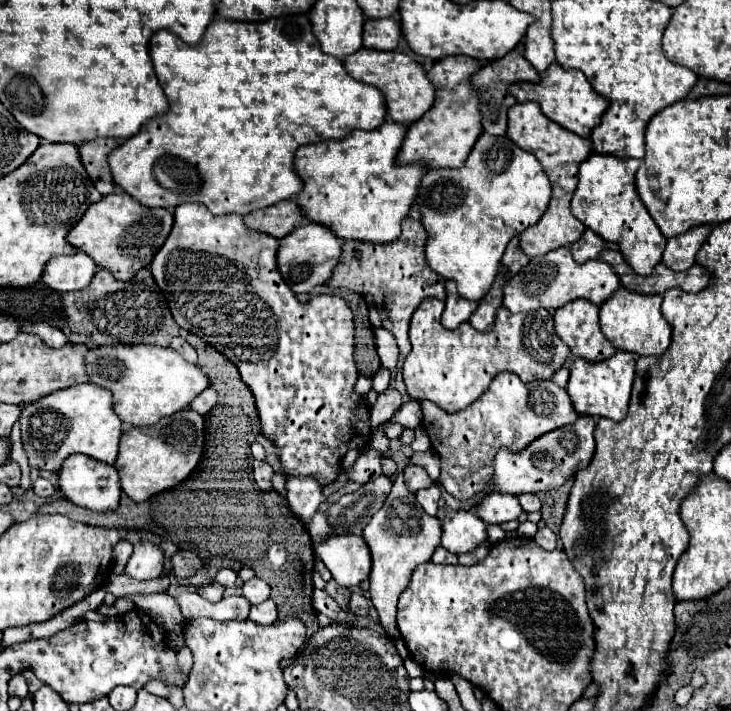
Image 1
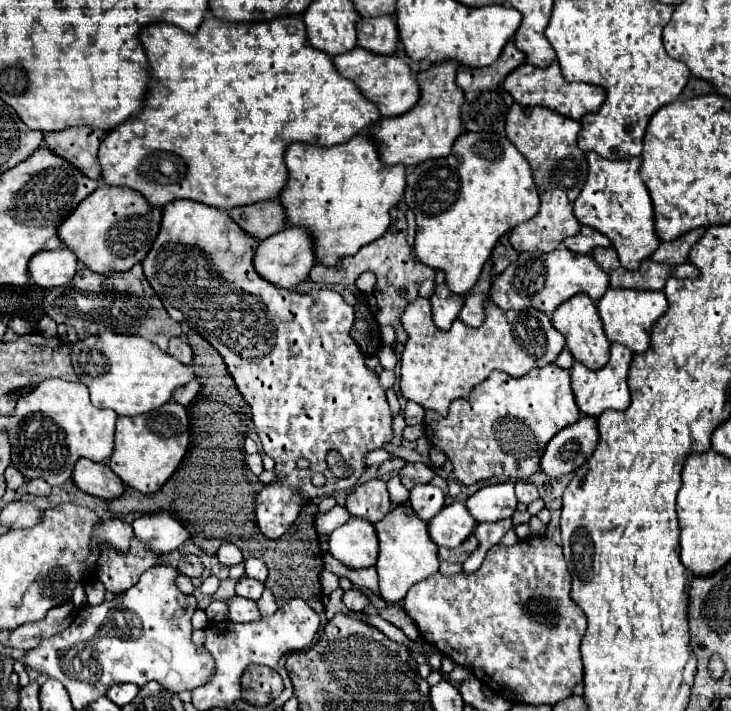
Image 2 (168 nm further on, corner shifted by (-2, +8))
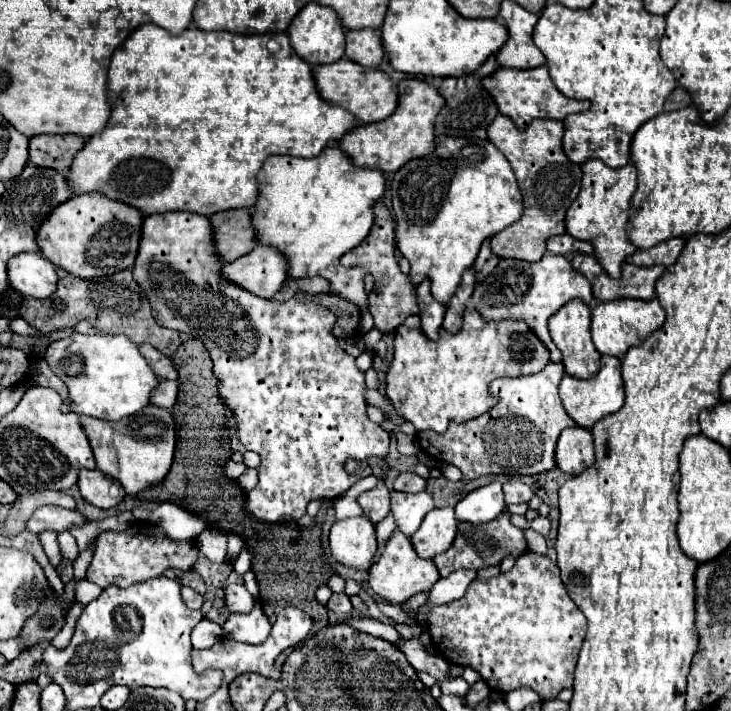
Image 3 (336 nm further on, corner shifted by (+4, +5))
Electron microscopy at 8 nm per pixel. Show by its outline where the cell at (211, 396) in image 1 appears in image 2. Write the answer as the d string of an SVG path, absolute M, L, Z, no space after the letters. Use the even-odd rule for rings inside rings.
M193 378L191 382L187 382L185 386L181 386L181 388L177 388L175 392L173 392L173 402L177 402L177 404L183 404L183 406L189 406L193 400L195 400L195 396L199 394L199 388L201 388L201 384L199 384L199 380L197 378Z

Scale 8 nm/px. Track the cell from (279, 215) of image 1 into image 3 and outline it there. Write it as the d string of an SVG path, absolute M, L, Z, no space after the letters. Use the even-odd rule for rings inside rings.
M249 209L221 211L211 215L209 219L215 229L217 253L221 255L221 259L225 259L225 263L247 255L255 245L259 245Z

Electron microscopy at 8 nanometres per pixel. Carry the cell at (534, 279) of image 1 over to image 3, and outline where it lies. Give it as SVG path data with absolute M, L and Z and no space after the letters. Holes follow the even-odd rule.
M545 253L539 261L517 261L517 259L501 259L495 271L475 287L475 293L471 297L471 305L485 317L493 321L501 319L519 319L525 321L537 337L547 345L551 353L551 361L561 361L559 349L551 343L551 335L547 329L549 317L561 309L569 299L581 299L583 303L593 301L593 289L589 287L589 281L579 273L573 271L573 265L567 257L561 255L549 255Z

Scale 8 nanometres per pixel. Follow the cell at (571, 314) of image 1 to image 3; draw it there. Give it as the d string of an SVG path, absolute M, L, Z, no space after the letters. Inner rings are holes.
M573 299L573 301L565 303L549 319L549 333L551 333L553 343L557 345L557 349L563 355L565 373L575 375L577 379L589 379L591 375L595 375L599 371L601 353L595 349L595 345L591 341L591 309L581 299Z

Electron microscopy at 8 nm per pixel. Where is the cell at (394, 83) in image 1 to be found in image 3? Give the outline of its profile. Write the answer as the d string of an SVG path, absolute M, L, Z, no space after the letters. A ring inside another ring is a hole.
M347 57L339 59L335 63L329 63L329 65L313 67L313 75L315 75L315 83L317 83L321 97L345 107L347 111L357 115L357 119L361 123L383 121L383 119L391 117L399 105L399 93L393 85L391 77L385 71L363 67Z

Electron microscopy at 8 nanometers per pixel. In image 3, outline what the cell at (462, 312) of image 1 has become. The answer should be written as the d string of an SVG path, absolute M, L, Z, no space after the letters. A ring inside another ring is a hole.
M425 279L419 287L417 287L417 303L419 303L419 317L421 317L421 329L425 331L425 335L429 339L437 339L439 337L439 327L443 323L443 315L445 315L445 305L441 305L439 301L433 299L431 295L431 281Z

